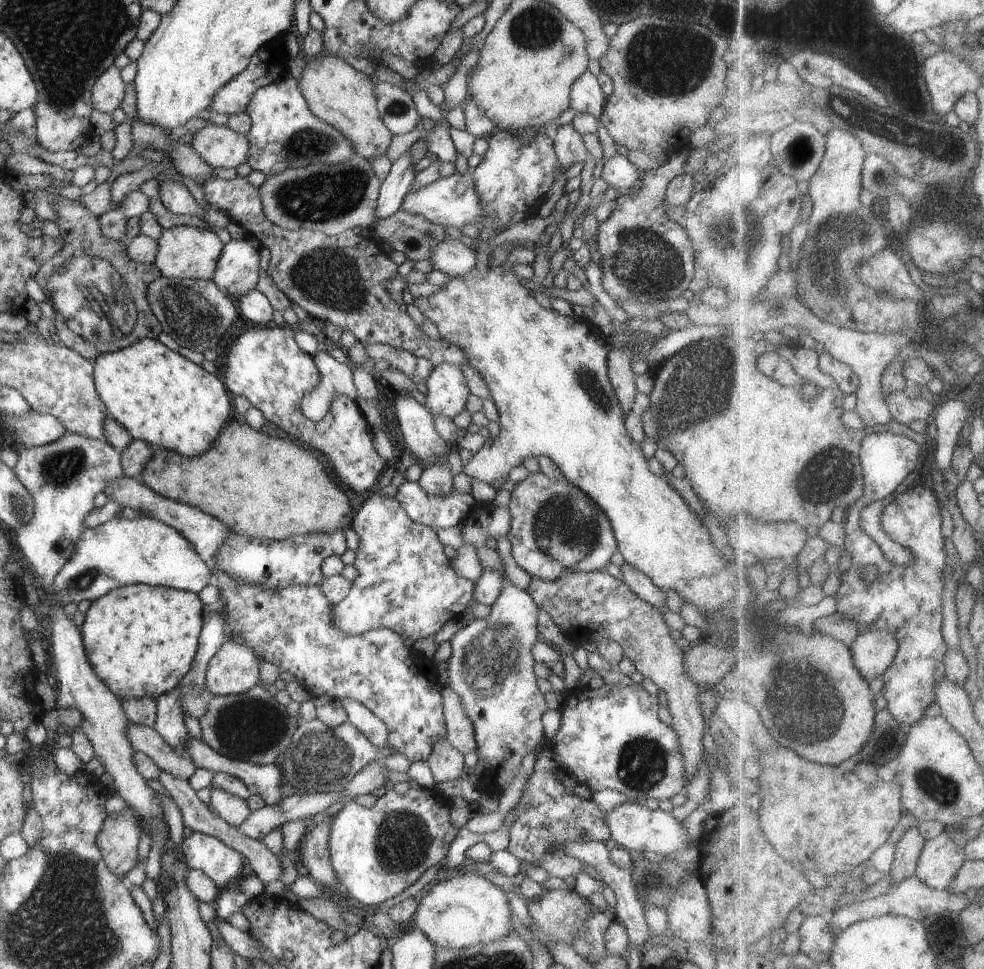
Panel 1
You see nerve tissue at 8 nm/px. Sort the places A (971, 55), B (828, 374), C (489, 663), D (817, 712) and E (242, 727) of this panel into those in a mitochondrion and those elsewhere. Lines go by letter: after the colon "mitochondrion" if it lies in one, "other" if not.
A: mitochondrion
B: other
C: mitochondrion
D: mitochondrion
E: mitochondrion

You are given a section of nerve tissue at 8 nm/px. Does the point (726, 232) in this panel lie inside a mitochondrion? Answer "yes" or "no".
yes

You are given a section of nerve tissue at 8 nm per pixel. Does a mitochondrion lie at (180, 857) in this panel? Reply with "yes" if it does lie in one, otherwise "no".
no

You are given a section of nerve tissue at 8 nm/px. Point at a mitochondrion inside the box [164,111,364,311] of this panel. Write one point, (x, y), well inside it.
(307, 144)

